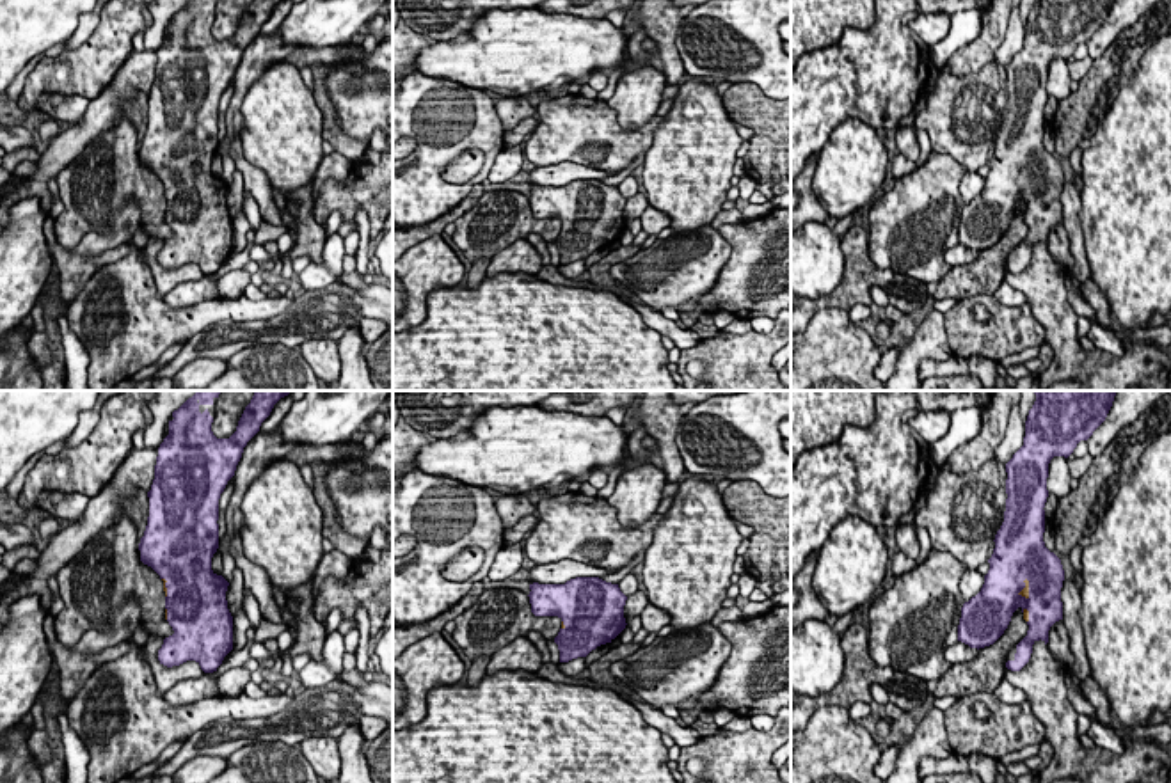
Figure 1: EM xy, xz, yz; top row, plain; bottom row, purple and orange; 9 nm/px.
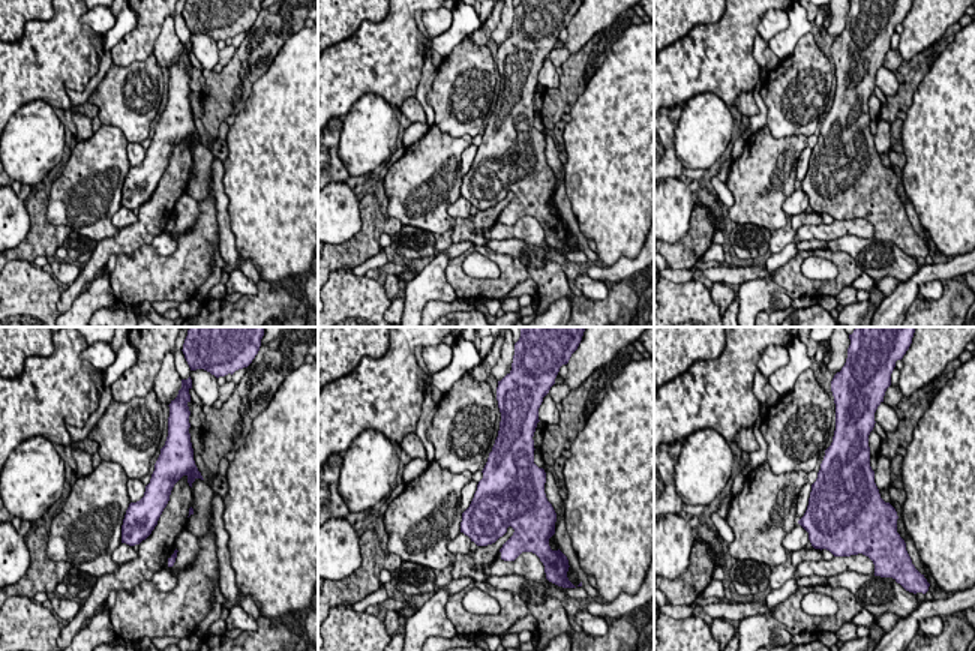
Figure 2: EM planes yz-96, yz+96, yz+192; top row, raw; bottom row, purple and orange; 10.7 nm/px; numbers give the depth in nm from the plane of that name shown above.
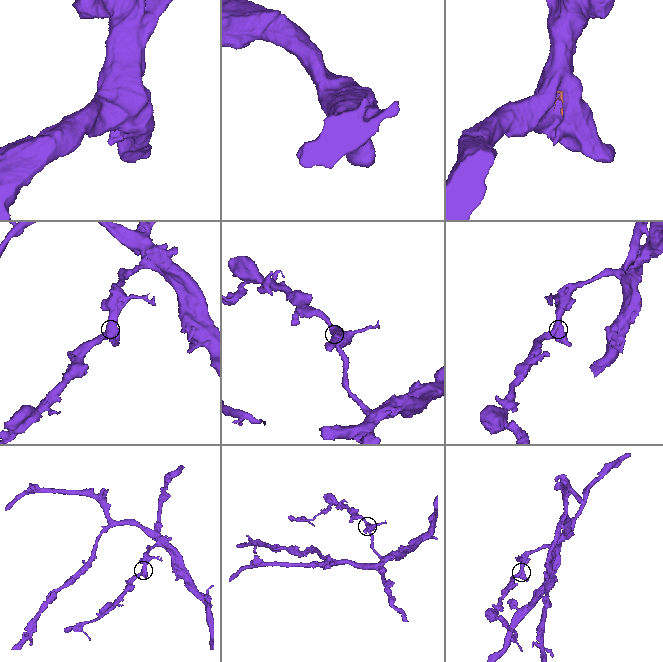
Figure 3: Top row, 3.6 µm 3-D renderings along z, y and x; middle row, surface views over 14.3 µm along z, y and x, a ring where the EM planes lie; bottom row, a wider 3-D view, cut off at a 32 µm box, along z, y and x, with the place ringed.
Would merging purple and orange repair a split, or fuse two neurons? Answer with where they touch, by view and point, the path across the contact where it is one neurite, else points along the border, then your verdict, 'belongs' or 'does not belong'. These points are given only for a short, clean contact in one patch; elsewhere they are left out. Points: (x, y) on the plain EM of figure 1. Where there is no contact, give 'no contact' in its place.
yz (1029, 190) | belongs

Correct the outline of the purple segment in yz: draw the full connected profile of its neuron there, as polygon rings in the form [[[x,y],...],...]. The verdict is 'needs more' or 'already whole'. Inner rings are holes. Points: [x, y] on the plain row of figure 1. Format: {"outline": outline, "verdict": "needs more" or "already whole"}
{"outline": [[[1036,0],[1025,23],[1024,48],[1006,66],[1006,114],[995,137],[995,151],[988,162],[981,194],[961,210],[958,243],[970,250],[993,247],[1008,231],[1013,215],[1020,210],[1029,227],[1027,238],[1016,247],[1011,273],[1020,273],[1031,261],[1036,243],[1048,245],[1050,229],[1063,222],[1061,190],[1064,172],[1061,162],[1045,149],[1045,105],[1048,99],[1048,66],[1054,59],[1068,60],[1080,43],[1087,43],[1105,23],[1114,0]]], "verdict": "needs more"}

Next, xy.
{"outline": [[[188,0],[172,14],[169,37],[158,50],[147,94],[147,128],[139,146],[140,163],[163,183],[165,222],[174,233],[158,252],[158,263],[167,270],[195,263],[204,275],[213,275],[233,252],[233,218],[226,202],[229,185],[211,172],[219,151],[219,101],[235,78],[243,50],[279,2],[252,0],[229,41],[217,41],[211,34],[217,0]]], "verdict": "needs more"}

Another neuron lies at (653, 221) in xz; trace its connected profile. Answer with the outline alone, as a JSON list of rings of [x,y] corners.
[[[650,204],[640,217],[643,231],[650,234],[659,234],[663,229],[670,227],[672,220],[666,213],[652,208]]]

